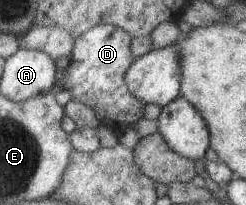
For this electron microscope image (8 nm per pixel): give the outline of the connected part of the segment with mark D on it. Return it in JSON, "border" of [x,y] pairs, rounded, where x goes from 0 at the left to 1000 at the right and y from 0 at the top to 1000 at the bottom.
{"border":[[[411,112],[386,122],[301,195],[285,263],[289,302],[276,327],[236,346],[248,366],[232,366],[224,385],[224,429],[285,444],[289,488],[313,483],[362,512],[386,541],[407,605],[484,659],[541,600],[589,576],[581,561],[589,502],[557,483],[508,405],[508,366],[549,298],[533,254],[541,195],[508,141],[467,122]]]}

